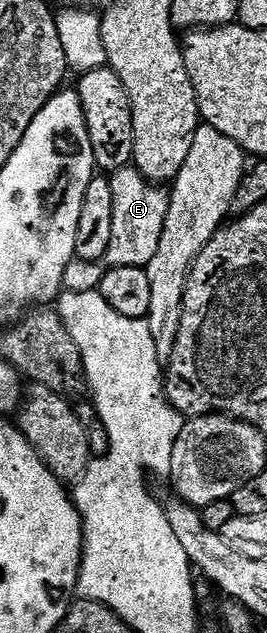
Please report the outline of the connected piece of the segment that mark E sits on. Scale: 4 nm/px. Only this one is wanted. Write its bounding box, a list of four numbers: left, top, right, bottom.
[62,165,170,294]

